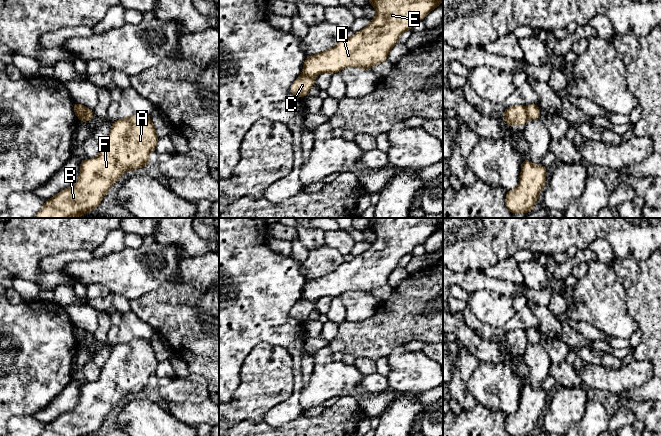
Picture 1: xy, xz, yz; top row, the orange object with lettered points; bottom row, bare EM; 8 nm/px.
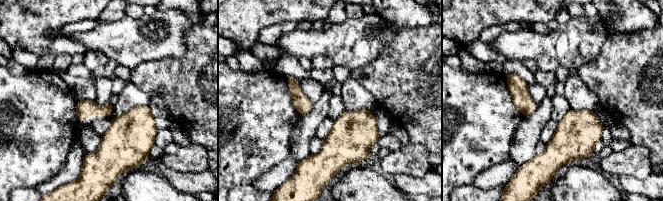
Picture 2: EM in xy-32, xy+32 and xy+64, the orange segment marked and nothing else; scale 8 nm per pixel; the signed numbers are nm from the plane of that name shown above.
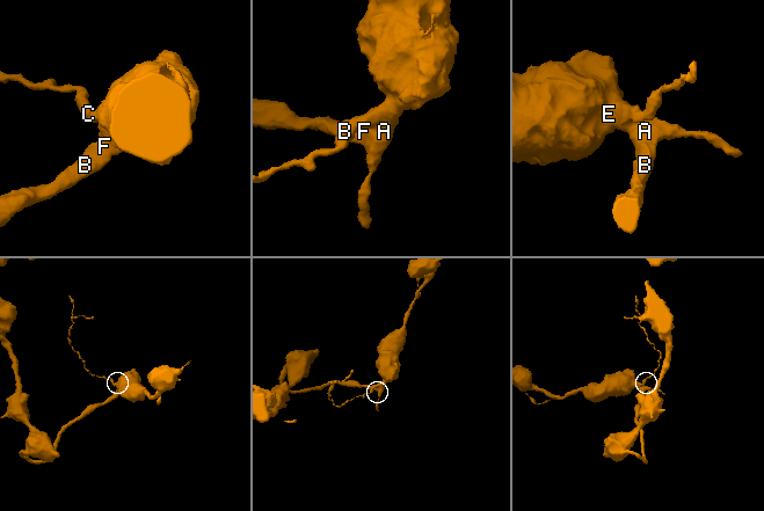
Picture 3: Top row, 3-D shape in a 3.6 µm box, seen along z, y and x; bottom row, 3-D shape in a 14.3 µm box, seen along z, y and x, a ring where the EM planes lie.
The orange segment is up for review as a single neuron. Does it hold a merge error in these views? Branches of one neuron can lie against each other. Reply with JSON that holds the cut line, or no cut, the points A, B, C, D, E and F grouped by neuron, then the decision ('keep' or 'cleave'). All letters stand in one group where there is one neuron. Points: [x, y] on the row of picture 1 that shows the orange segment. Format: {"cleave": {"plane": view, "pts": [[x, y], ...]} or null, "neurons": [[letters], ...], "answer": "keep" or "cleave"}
{"cleave": {"plane": "xy", "pts": [[88, 108], [79, 119]]}, "neurons": [["A", "B", "D", "E", "F"], ["C"]], "answer": "cleave"}

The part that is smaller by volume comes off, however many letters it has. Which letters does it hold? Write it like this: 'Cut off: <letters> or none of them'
Cut off: C

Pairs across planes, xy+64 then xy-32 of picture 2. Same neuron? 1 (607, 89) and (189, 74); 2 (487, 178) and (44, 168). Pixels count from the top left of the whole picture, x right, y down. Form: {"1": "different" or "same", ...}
{"1": "same", "2": "different"}

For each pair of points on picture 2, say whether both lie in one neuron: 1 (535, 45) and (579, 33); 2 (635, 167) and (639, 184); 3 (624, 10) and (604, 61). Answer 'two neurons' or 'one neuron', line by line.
1: one neuron
2: two neurons
3: two neurons

